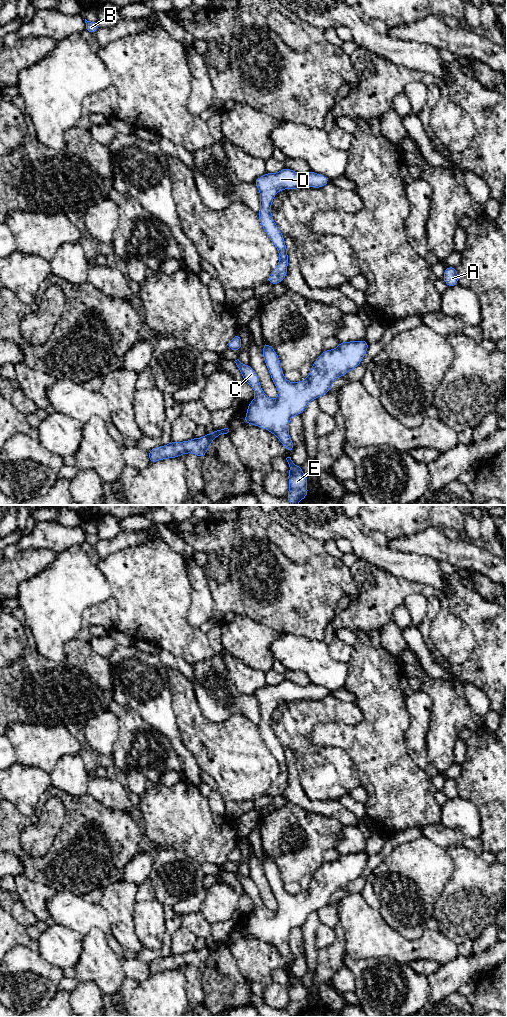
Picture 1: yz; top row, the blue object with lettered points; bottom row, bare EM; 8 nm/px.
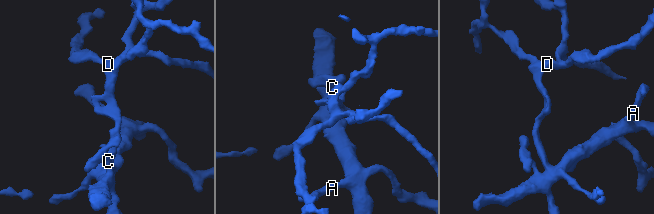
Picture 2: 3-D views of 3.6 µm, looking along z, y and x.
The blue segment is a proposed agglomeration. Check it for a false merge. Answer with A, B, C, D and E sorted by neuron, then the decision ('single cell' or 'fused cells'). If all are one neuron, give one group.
groups A B C D E; single cell

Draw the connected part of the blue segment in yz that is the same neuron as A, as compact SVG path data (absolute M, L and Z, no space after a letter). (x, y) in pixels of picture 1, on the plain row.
M446 779L442 789L448 799L453 799L458 796L458 785L456 779Z

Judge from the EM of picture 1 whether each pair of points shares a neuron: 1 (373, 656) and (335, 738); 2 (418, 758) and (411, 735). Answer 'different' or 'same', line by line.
1: same
2: same

